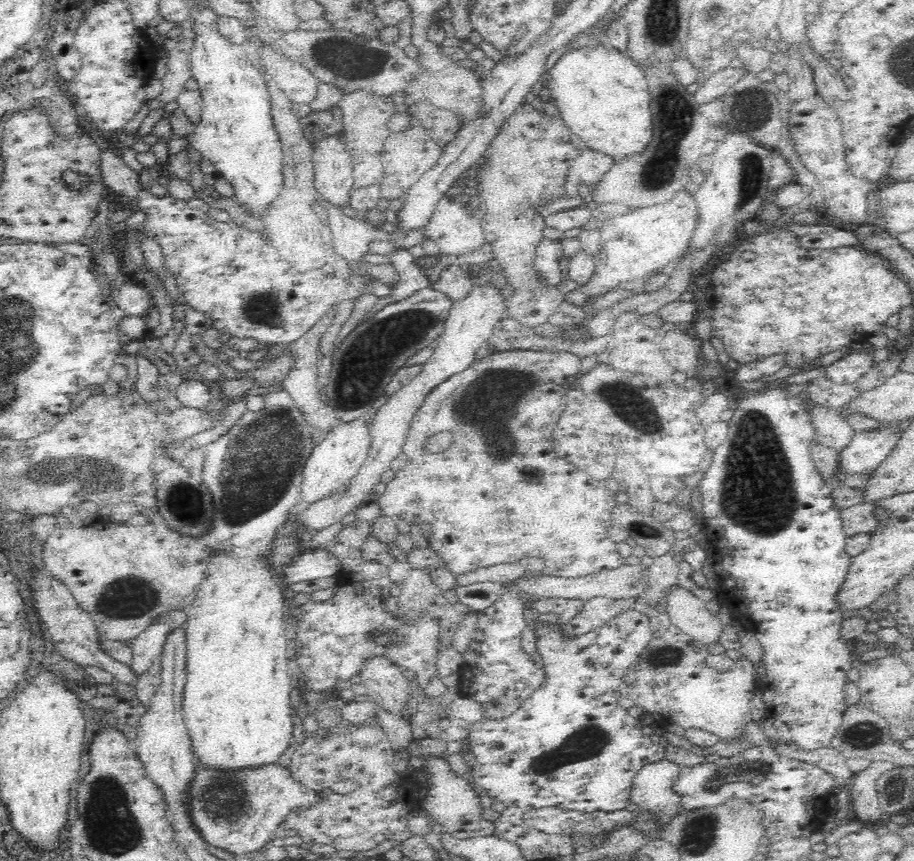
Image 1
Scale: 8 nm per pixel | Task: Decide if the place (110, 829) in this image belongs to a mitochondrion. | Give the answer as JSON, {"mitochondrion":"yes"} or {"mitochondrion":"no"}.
{"mitochondrion":"yes"}

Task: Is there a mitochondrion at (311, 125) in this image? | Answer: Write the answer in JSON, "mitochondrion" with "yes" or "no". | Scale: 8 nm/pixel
{"mitochondrion":"no"}

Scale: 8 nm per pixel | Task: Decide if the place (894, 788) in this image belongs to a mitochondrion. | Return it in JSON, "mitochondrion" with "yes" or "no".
{"mitochondrion":"yes"}

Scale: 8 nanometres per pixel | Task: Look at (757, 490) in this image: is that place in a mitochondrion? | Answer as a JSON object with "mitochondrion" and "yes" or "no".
{"mitochondrion":"yes"}

